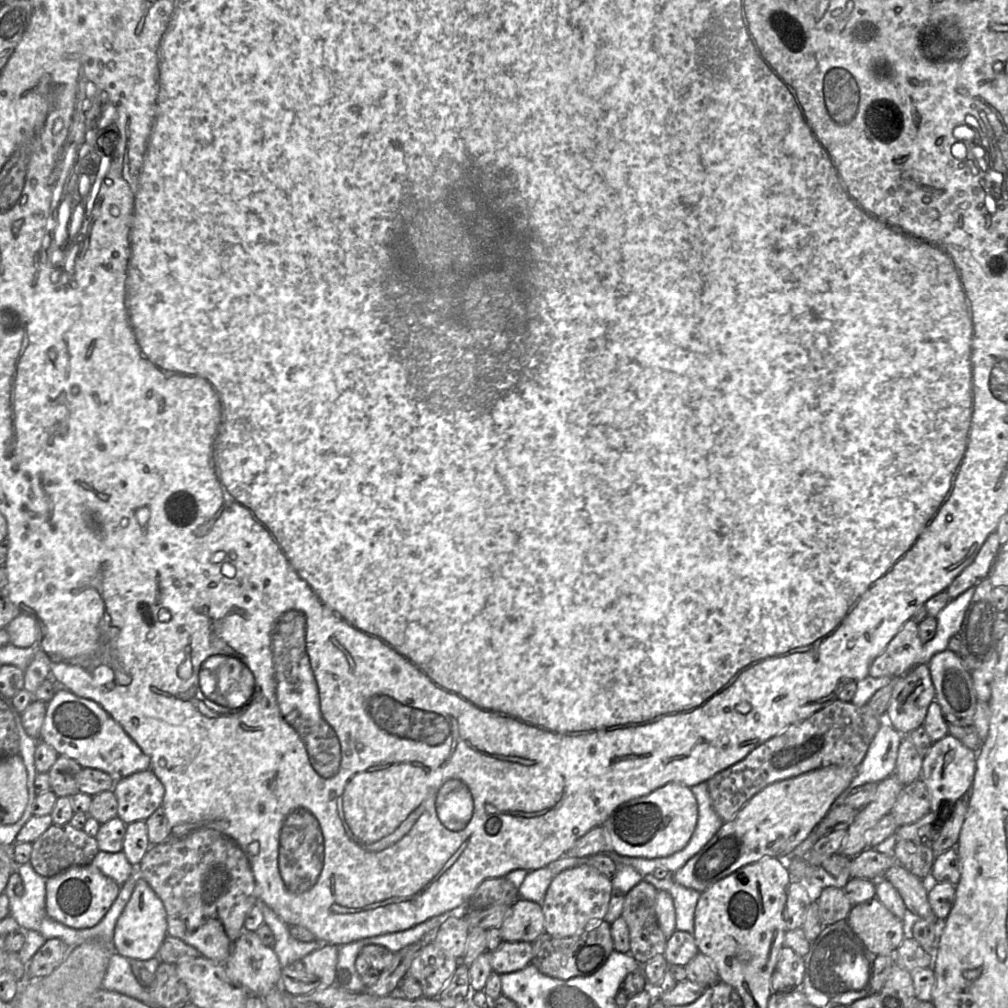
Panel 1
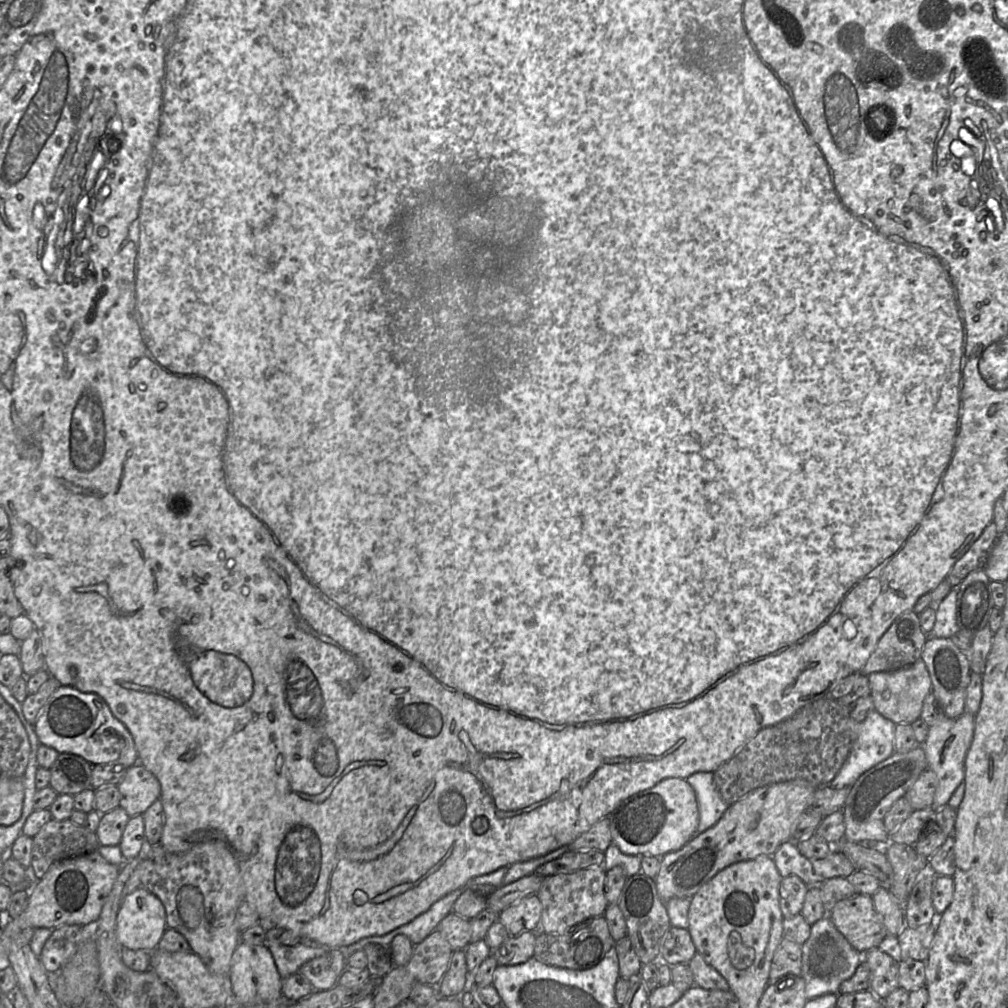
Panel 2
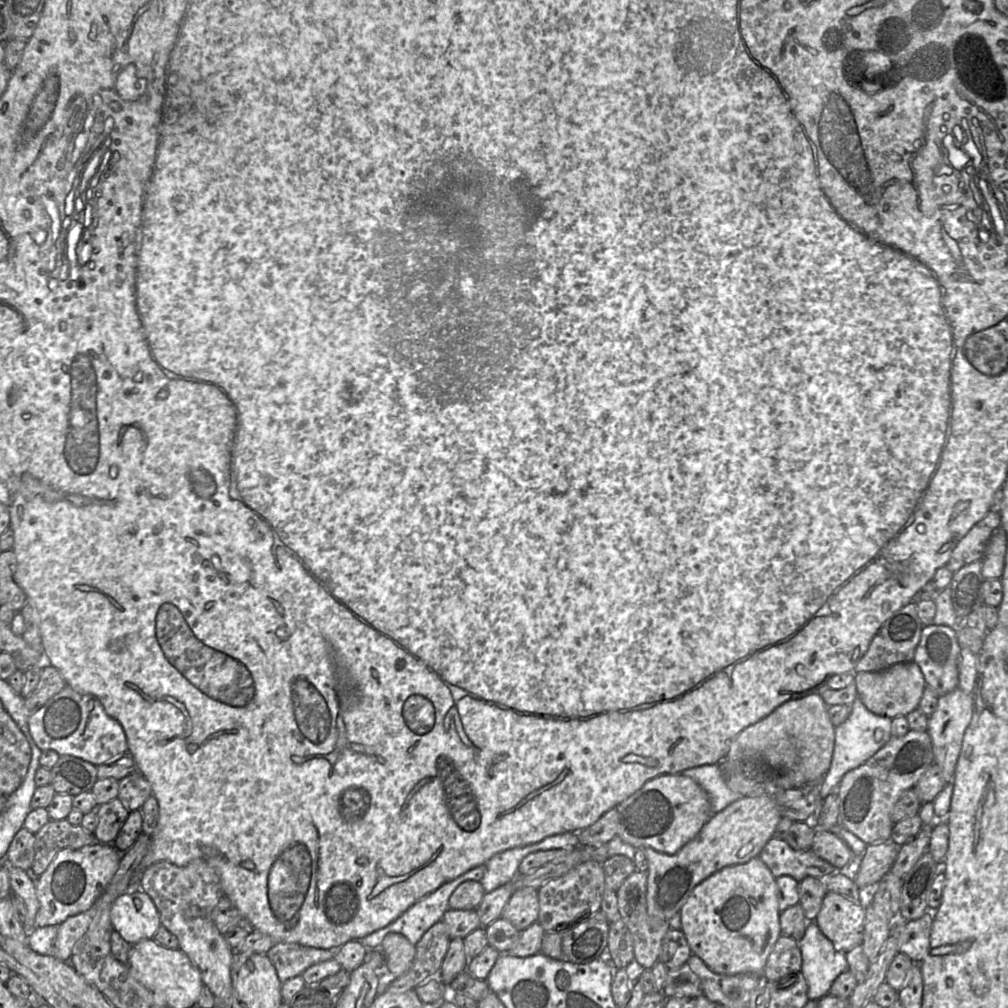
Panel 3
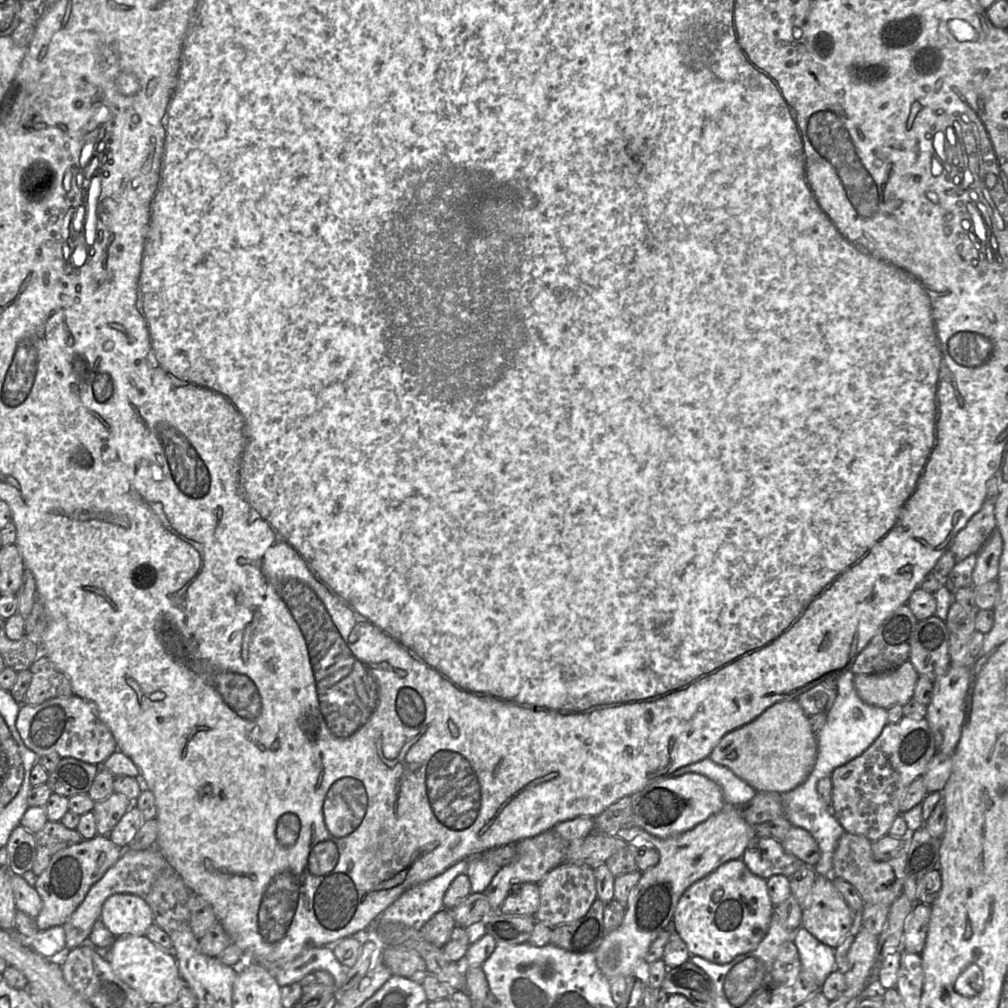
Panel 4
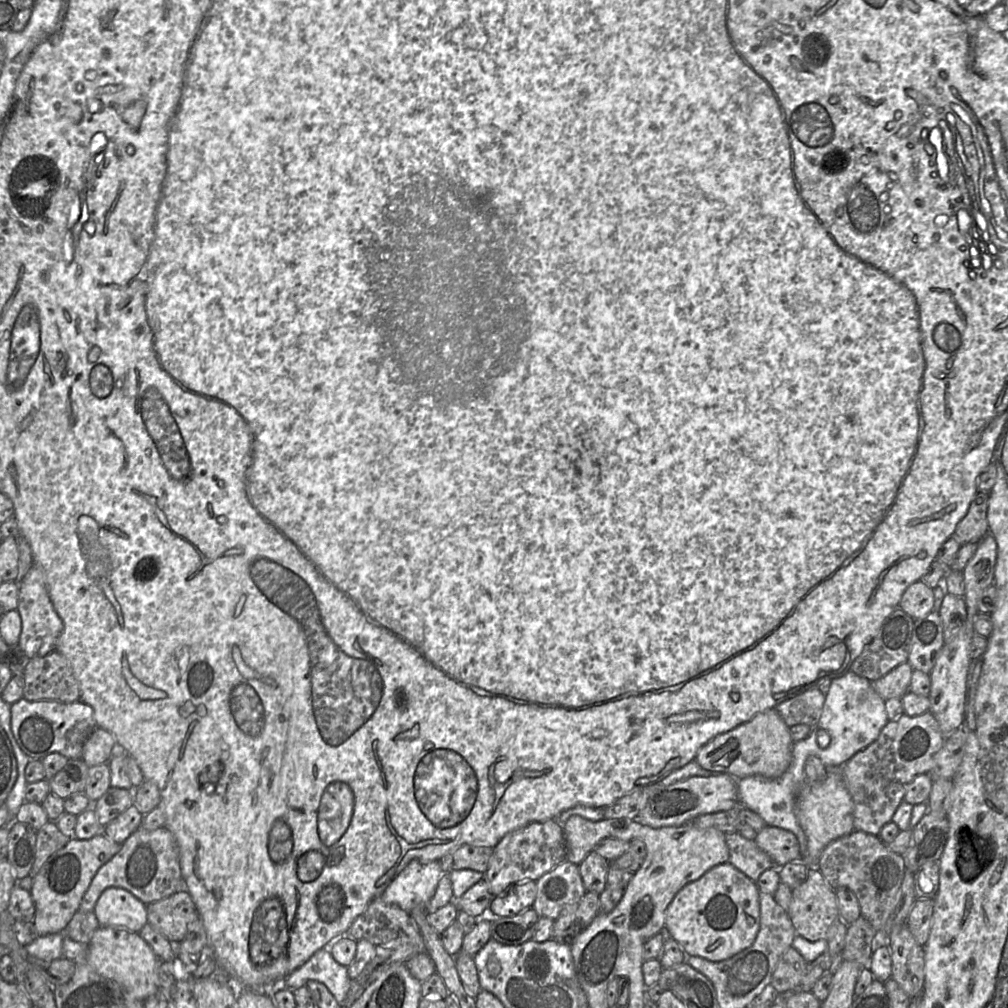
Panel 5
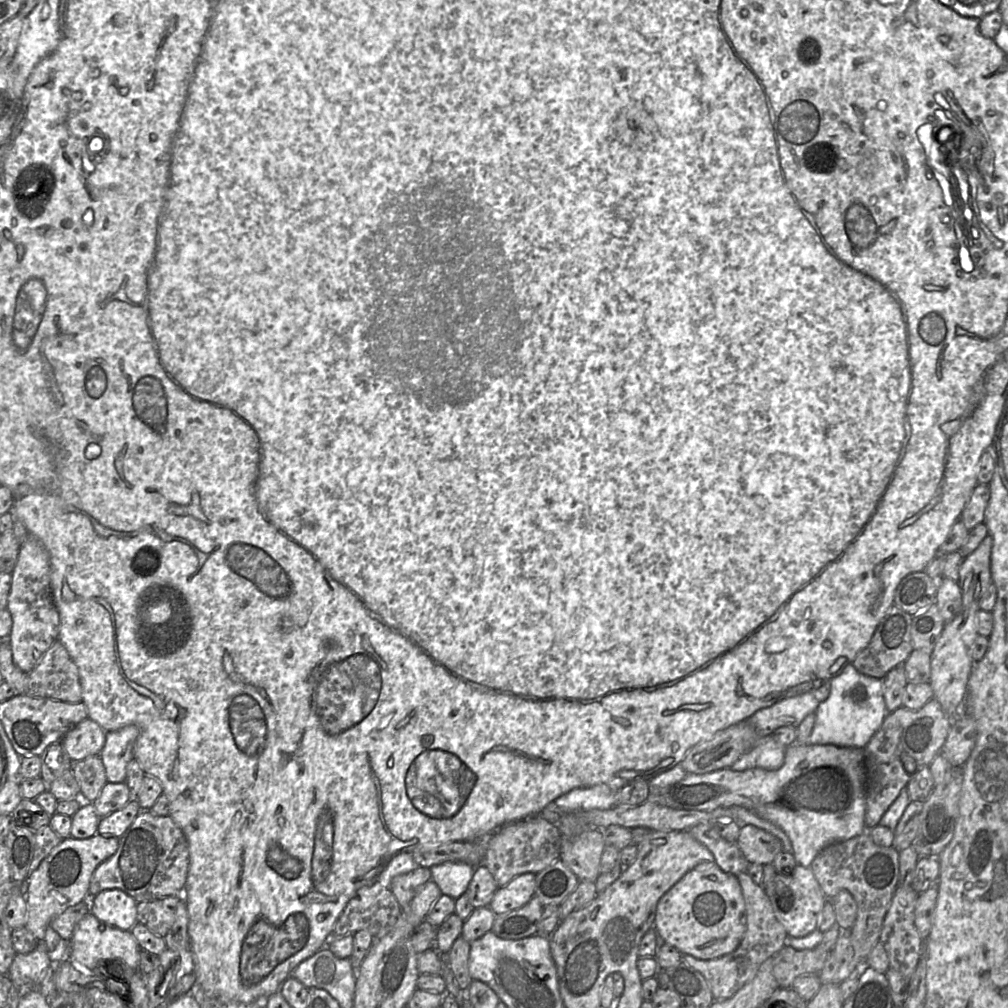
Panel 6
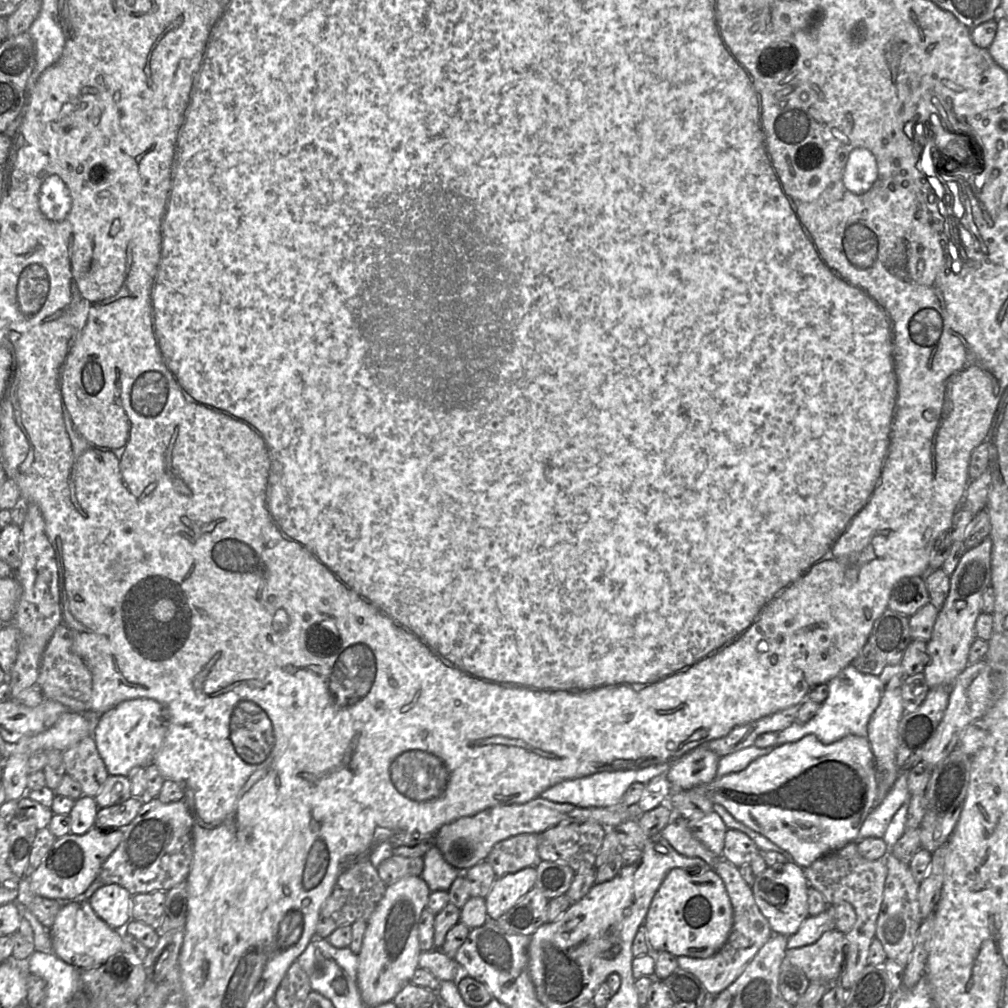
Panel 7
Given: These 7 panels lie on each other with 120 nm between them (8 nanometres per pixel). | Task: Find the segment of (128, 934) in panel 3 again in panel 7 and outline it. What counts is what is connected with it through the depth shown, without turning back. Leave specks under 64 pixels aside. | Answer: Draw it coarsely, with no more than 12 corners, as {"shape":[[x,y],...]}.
{"shape":[[118,884],[99,887],[88,902],[111,928],[130,922],[132,895]]}

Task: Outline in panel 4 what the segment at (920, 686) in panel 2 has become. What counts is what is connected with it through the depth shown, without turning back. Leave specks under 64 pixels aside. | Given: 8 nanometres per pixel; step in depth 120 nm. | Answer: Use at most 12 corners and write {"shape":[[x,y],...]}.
{"shape":[[907,660],[855,675],[865,703],[885,708],[913,698],[919,673]]}

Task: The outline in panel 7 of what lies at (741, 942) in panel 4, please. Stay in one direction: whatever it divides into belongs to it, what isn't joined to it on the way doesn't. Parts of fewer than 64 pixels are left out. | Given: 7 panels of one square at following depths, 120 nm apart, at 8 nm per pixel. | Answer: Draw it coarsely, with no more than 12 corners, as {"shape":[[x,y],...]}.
{"shape":[[714,869],[666,875],[646,941],[708,958],[727,941],[733,907]]}

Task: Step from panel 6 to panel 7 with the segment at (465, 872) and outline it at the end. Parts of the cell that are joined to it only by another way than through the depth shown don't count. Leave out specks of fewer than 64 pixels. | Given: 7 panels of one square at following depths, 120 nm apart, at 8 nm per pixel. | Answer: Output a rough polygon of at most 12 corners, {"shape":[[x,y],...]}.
{"shape":[[435,846],[424,854],[420,877],[431,892],[448,892],[462,873]]}

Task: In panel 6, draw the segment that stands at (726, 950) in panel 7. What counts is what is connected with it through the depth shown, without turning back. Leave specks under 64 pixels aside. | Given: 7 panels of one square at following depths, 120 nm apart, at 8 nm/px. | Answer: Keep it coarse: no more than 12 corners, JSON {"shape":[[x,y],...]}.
{"shape":[[736,877],[746,931],[712,960],[682,955],[714,1000],[730,999],[786,946],[764,888]]}

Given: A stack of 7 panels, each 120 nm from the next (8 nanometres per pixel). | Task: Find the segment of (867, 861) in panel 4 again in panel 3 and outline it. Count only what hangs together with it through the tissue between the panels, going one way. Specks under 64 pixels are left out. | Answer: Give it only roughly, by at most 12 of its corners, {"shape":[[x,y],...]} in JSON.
{"shape":[[933,826],[898,849],[890,873],[903,878],[929,851]]}

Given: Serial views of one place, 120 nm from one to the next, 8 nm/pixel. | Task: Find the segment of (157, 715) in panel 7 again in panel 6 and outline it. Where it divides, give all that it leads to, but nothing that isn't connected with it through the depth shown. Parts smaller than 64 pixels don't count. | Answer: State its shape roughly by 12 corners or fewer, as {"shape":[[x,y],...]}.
{"shape":[[135,725],[106,732],[99,756],[107,782],[125,782]]}

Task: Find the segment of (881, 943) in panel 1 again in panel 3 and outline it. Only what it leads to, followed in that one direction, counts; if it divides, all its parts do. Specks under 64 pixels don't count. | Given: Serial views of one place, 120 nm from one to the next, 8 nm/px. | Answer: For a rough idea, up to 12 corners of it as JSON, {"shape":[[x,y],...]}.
{"shape":[[827,891],[814,921],[846,953],[861,945],[866,910]]}

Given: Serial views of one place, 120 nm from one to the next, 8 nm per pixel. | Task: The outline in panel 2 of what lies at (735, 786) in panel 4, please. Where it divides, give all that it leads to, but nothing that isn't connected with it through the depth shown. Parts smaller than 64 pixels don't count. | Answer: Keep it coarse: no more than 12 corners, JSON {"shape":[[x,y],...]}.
{"shape":[[713,772],[686,781],[698,801],[695,835],[716,824],[731,804],[719,794]]}

